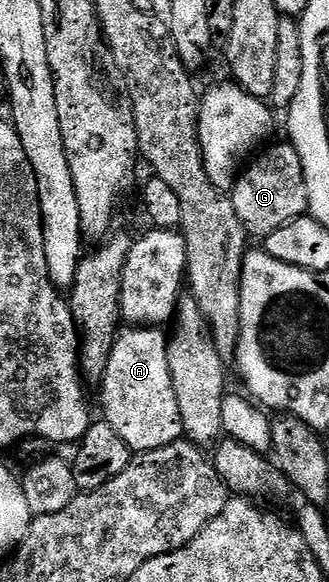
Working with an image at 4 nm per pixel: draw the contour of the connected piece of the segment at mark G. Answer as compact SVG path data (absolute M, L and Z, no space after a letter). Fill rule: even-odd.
M292 144L271 145L255 158L260 165L252 161L256 169L249 164L239 176L244 180L244 185L238 185L240 197L244 197L244 201L232 201L234 211L238 211L238 219L242 219L244 228L251 236L258 236L258 239L269 237L274 231L278 231L278 227L309 212L308 184L298 151Z

